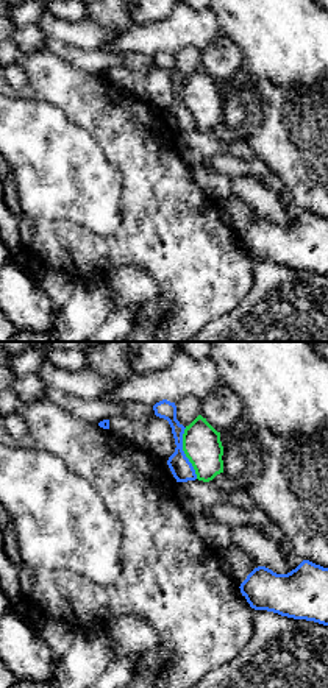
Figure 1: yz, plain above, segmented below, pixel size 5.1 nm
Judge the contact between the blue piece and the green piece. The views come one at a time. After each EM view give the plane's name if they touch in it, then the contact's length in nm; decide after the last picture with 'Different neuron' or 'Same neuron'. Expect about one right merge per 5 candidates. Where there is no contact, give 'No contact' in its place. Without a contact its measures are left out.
Touches blue in yz. Shared border 280 nm

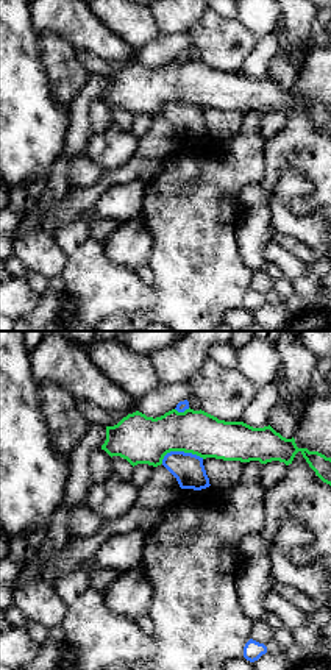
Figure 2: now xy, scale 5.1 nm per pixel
Touches blue in xy. Shared border 220 nm

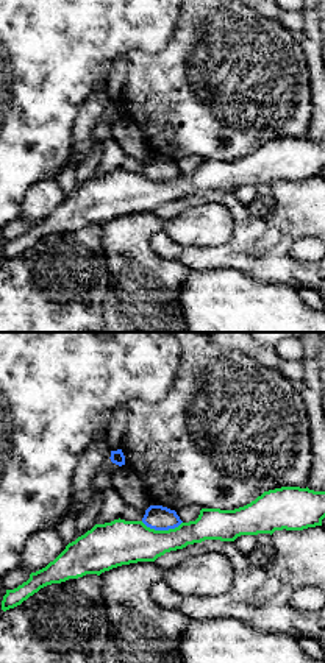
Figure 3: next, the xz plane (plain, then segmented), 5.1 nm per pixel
Touches blue in xz. Shared border 220 nm

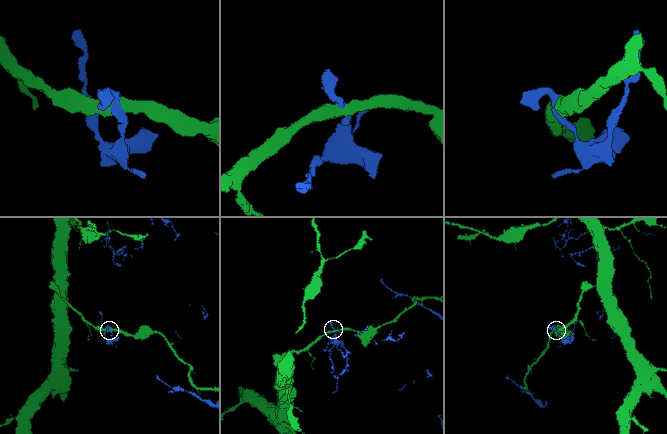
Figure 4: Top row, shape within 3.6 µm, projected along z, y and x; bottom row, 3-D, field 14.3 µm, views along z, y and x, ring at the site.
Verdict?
Different neuron

